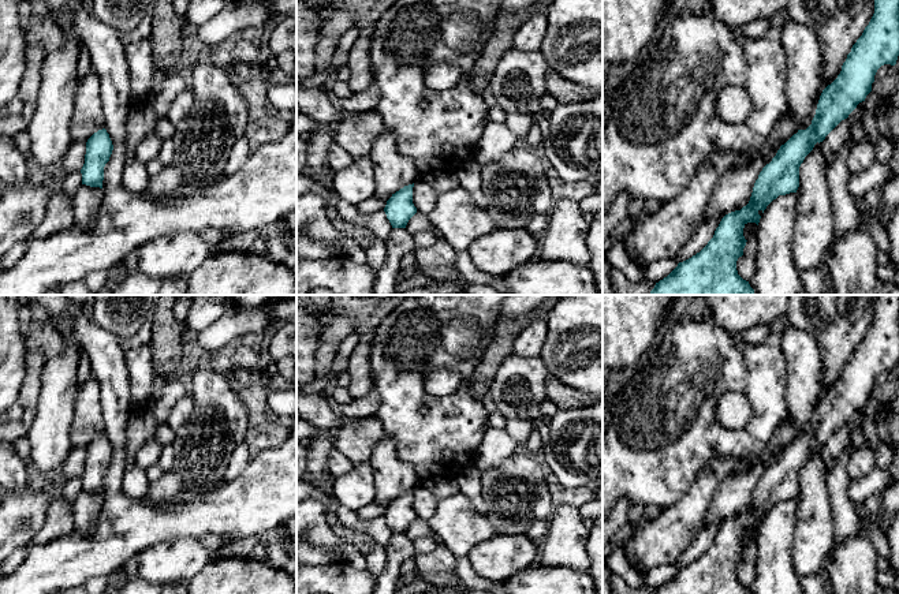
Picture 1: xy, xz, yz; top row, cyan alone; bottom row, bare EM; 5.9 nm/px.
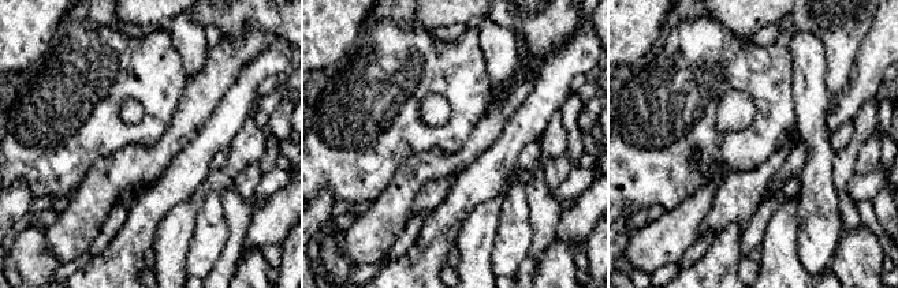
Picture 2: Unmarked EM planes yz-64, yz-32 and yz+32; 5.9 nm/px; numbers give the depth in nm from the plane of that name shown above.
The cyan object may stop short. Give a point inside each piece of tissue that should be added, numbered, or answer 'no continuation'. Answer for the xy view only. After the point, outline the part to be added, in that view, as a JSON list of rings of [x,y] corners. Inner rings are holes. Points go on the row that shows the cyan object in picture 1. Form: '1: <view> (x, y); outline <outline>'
no continuation

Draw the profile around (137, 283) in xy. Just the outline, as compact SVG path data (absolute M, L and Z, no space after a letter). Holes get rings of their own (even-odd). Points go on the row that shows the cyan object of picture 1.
M137 269L116 289L105 295L187 295L187 281L154 279Z

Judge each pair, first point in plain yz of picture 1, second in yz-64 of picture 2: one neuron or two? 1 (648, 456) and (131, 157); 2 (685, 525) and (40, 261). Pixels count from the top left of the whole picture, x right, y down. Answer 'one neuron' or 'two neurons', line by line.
1: two neurons
2: two neurons

